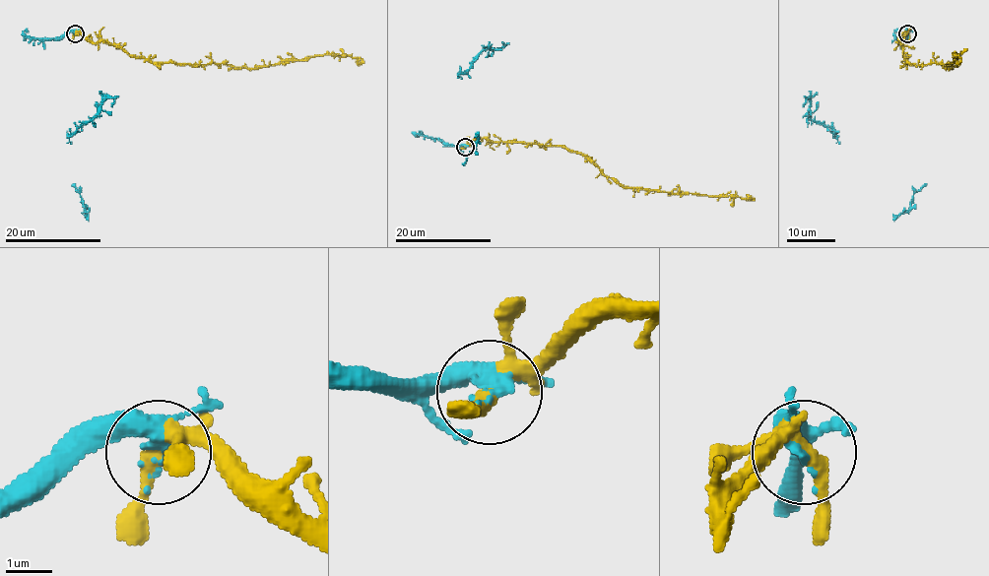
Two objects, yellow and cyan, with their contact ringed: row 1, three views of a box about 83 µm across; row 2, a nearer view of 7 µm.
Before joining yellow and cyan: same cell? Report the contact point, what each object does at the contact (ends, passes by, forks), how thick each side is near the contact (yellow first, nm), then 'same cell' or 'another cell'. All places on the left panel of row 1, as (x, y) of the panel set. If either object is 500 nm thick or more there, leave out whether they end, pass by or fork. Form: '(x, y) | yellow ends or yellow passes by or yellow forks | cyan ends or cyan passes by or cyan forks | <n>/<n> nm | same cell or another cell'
(75, 33) | yellow forks | cyan passes by | 280/280 nm | same cell

